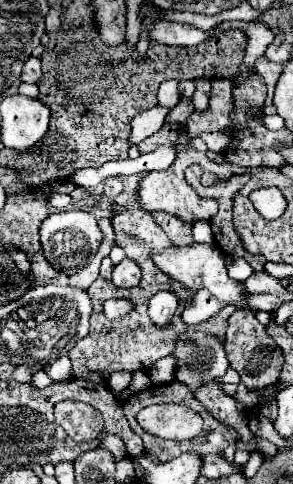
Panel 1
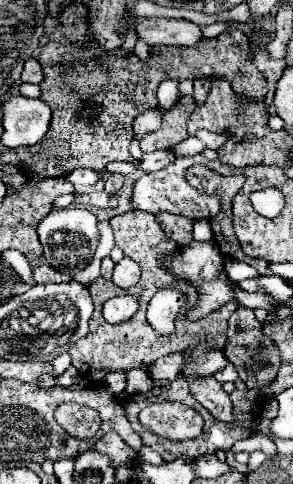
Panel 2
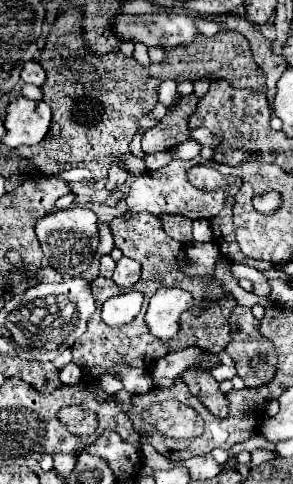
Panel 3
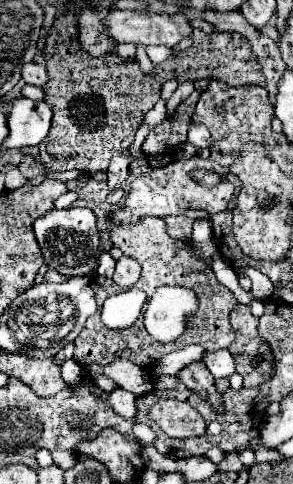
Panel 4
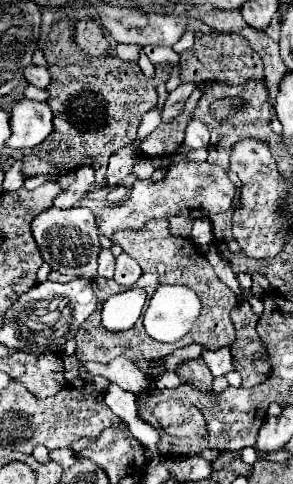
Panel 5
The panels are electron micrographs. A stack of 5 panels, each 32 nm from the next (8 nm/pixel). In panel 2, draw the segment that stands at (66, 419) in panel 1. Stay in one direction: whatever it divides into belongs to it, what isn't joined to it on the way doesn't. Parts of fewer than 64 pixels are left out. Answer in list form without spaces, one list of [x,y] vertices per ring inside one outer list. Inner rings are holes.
[[[60,404],[54,412],[56,422],[76,440],[92,438],[100,430],[100,414],[82,404]]]

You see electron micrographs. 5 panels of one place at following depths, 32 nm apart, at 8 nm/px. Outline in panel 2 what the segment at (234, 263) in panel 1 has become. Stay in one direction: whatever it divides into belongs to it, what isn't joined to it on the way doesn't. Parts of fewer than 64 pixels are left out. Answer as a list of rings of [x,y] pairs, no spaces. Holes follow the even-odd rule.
[[[226,258],[224,266],[226,266],[226,274],[228,274],[228,278],[230,278],[232,282],[240,282],[240,280],[258,276],[258,272],[256,272],[250,264],[246,264],[246,262],[242,262],[242,260],[236,260],[236,258]]]

